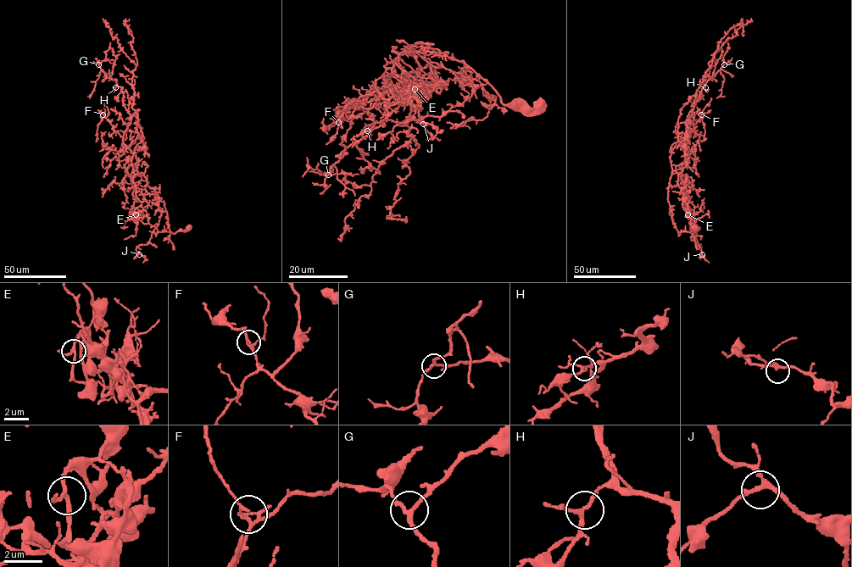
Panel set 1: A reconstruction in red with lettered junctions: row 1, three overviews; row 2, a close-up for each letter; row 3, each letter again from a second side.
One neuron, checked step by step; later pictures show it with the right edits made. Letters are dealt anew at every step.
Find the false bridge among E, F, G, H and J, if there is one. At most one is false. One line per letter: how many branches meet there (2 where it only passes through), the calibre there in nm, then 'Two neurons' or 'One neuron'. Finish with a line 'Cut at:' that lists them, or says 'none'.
E: Branches: 3. Thickness 180 nm. One neuron
F: Branches: 3. Thickness 180 nm. One neuron
G: Branches: 3. Thickness 200 nm. One neuron
H: Branches: 3. Thickness 180 nm. One neuron
J: Branches: 3. Thickness 200 nm. One neuron
Cut at: none

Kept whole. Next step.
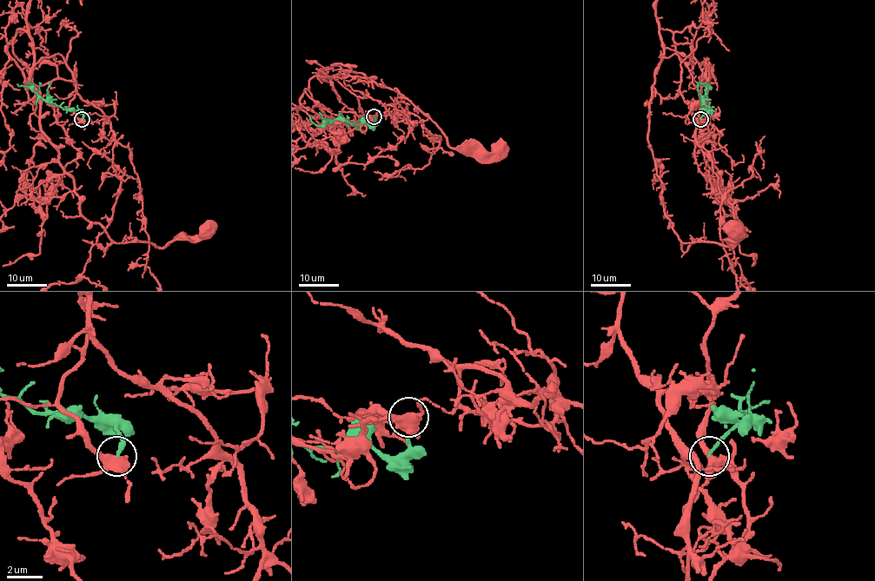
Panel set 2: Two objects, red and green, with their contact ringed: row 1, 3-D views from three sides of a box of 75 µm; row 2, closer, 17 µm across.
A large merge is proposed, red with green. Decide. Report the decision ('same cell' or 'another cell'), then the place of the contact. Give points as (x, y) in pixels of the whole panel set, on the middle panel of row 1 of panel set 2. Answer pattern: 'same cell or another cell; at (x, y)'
another cell; at (374, 116)

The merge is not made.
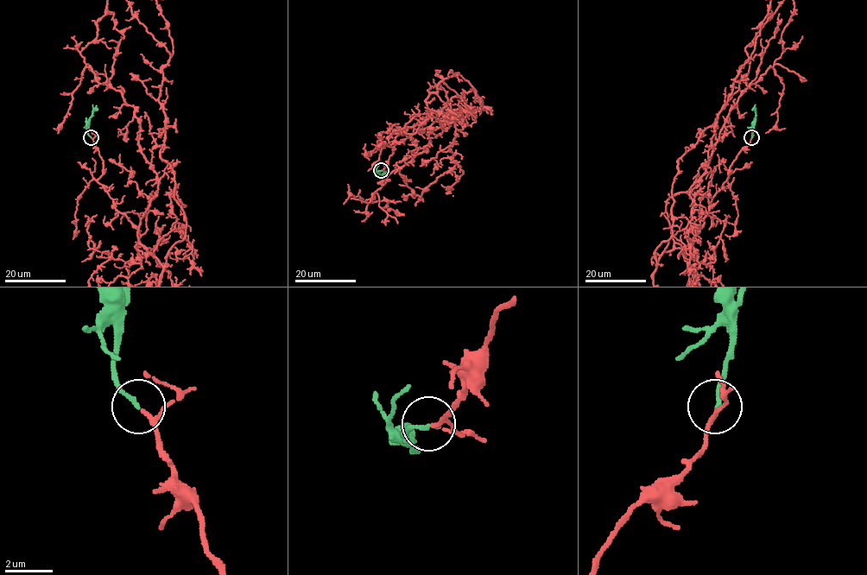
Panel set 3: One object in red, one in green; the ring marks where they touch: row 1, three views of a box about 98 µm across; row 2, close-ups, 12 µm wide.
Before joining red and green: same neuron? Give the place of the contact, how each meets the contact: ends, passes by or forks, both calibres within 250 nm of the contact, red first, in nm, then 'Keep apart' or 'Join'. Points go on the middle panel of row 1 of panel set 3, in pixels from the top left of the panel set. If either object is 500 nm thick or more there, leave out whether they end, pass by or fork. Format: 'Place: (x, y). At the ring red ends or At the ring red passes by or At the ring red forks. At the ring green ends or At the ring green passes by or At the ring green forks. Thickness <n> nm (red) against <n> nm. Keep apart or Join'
Place: (381, 170). At the ring red passes by. At the ring green ends. Thickness 140 nm (red) against 160 nm. Join

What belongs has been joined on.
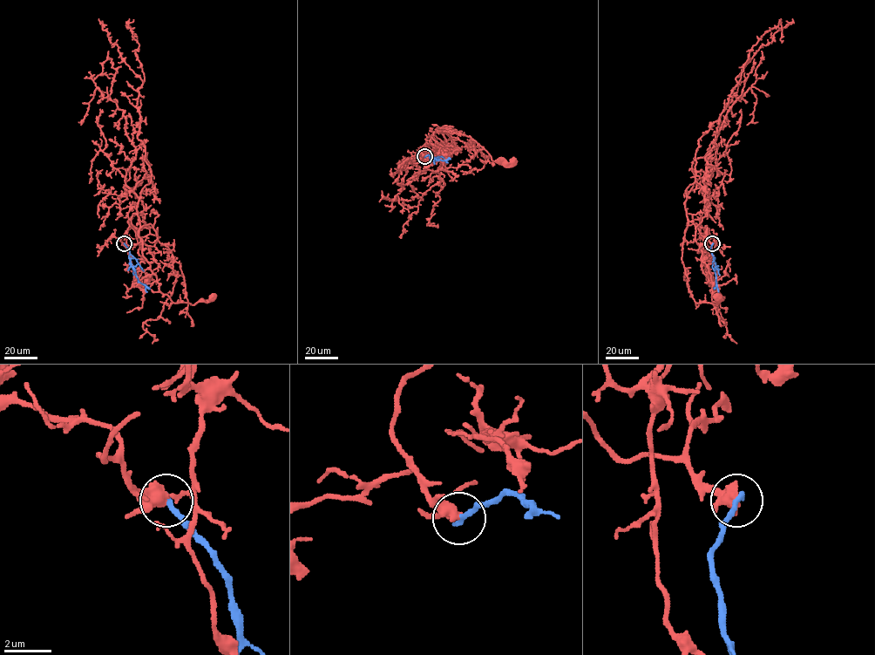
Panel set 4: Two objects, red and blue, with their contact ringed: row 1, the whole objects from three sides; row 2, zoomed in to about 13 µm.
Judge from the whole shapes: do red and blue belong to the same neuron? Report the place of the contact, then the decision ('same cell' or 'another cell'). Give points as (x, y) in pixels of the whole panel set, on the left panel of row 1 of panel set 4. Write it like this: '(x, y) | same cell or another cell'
(124, 243) | another cell

